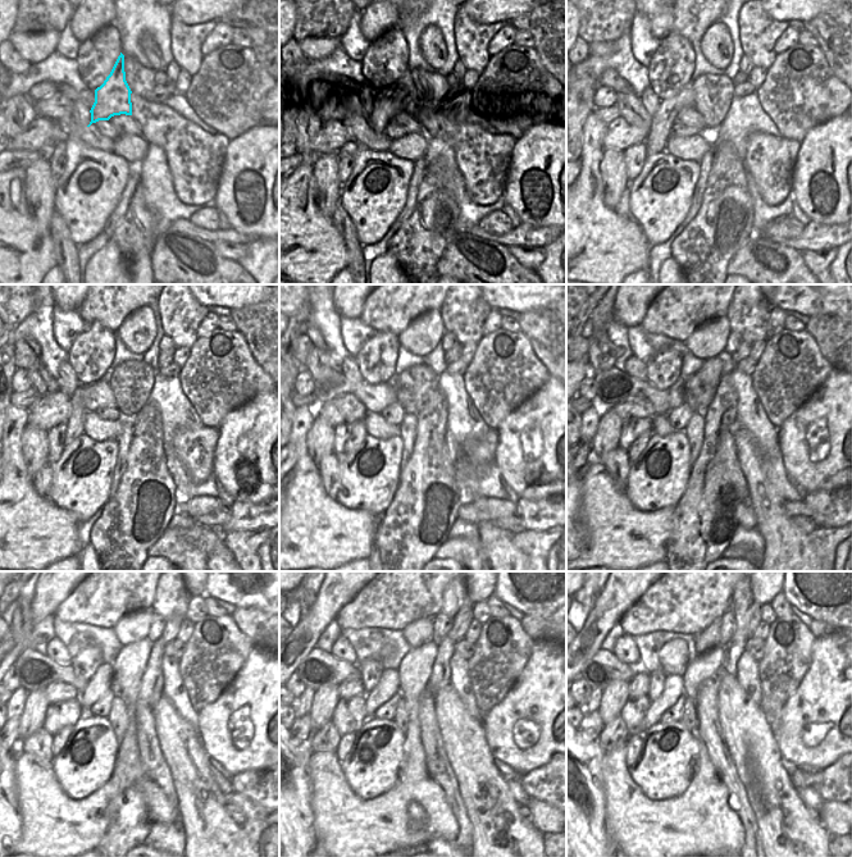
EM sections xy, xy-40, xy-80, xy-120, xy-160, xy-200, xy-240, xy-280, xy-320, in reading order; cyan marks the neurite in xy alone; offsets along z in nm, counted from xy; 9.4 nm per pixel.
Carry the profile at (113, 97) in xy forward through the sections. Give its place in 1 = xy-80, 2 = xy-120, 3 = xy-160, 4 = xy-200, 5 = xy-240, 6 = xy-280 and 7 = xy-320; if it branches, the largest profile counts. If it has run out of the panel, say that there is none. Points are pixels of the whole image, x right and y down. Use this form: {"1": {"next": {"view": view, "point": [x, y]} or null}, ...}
{"1": {"next": {"view": "xy-80", "point": [669, 108]}}, "2": {"next": {"view": "xy-120", "point": [73, 427]}}, "3": {"next": {"view": "xy-160", "point": [359, 432]}}, "4": {"next": {"view": "xy-200", "point": [641, 442]}}, "5": {"next": {"view": "xy-240", "point": [60, 738]}}, "6": {"next": {"view": "xy-280", "point": [347, 741]}}, "7": {"next": {"view": "xy-320", "point": [634, 742]}}}

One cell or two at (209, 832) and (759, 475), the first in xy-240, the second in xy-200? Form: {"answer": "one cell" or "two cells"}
{"answer": "one cell"}

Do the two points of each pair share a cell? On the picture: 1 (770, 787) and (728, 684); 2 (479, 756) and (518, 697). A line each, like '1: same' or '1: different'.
1: same
2: different

